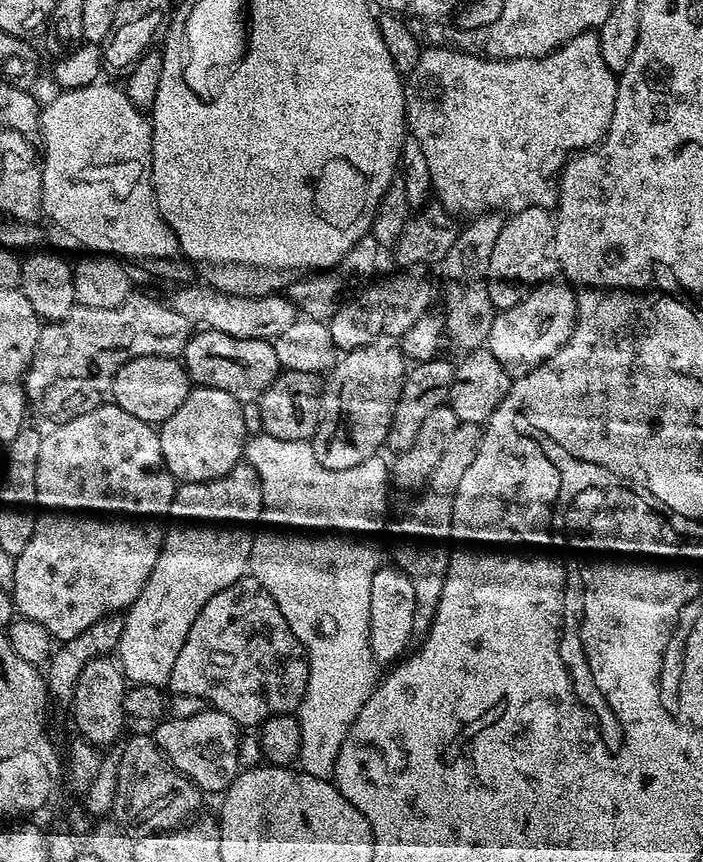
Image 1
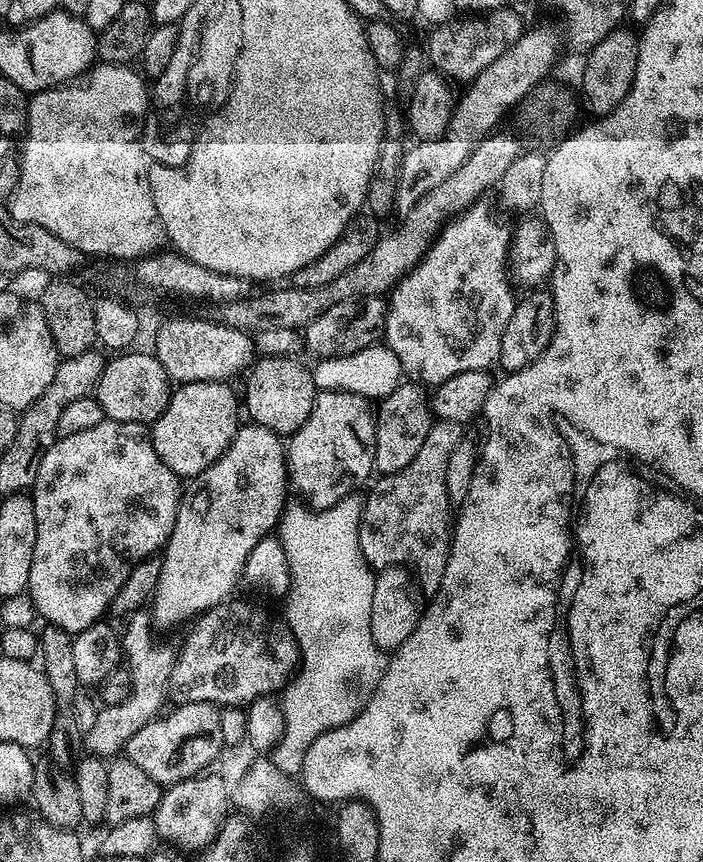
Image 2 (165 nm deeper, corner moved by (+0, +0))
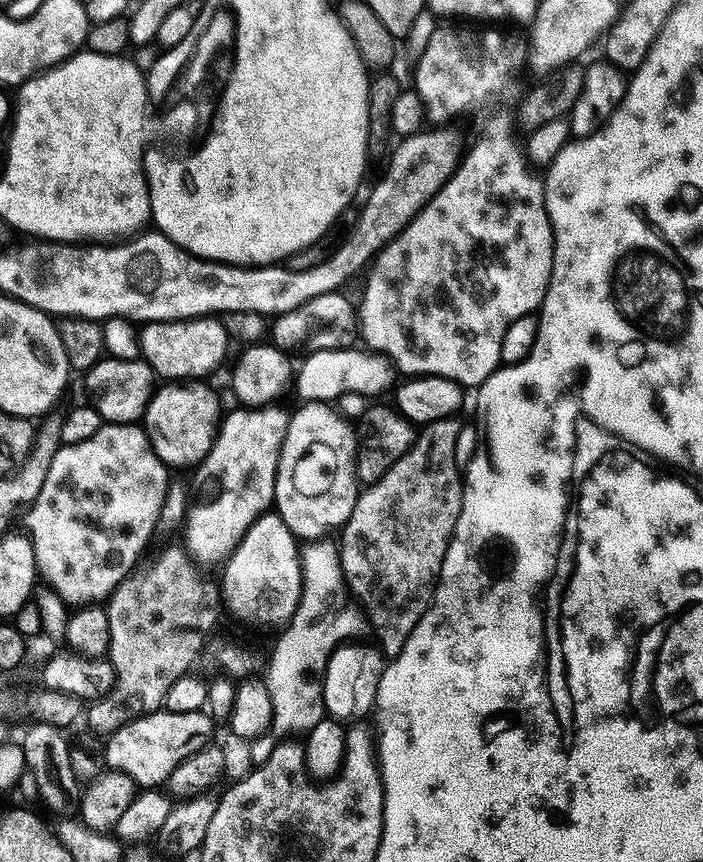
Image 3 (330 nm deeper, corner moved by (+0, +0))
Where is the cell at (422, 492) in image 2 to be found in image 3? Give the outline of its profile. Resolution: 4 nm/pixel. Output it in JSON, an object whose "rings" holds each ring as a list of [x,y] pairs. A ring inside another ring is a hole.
{"rings":[[[456,418],[435,420],[423,425],[415,433],[412,444],[378,478],[373,484],[367,485],[357,495],[356,505],[350,518],[339,533],[340,568],[345,577],[361,580],[364,584],[373,584],[384,591],[384,604],[376,608],[380,616],[372,620],[372,628],[376,631],[379,647],[385,657],[396,656],[402,646],[406,646],[406,638],[410,630],[414,630],[417,620],[432,605],[432,593],[442,562],[446,558],[446,550],[452,541],[452,535],[458,522],[458,514],[464,501],[464,481],[462,465],[456,461],[454,446],[458,446],[458,430],[461,421]]]}

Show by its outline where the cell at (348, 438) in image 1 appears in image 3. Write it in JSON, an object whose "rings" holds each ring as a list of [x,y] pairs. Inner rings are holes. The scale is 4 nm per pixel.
{"rings":[[[319,398],[302,405],[286,423],[280,447],[274,508],[293,535],[304,542],[343,529],[356,505],[358,436],[353,425],[351,428],[332,407]]]}

